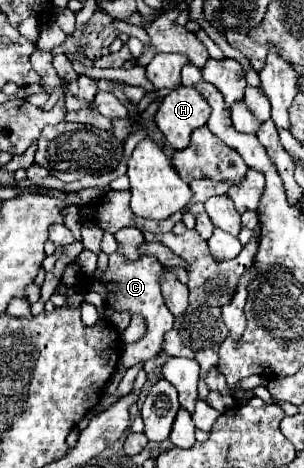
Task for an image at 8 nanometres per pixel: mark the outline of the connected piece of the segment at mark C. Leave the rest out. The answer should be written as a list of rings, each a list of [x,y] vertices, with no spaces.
[[[115,251],[109,255],[109,269],[107,271],[97,267],[93,271],[93,275],[83,277],[83,281],[81,281],[87,291],[95,291],[101,295],[103,305],[107,309],[111,309],[115,313],[127,311],[129,315],[141,315],[145,319],[147,333],[139,341],[135,341],[123,349],[123,363],[127,367],[133,367],[137,363],[145,363],[151,357],[159,355],[163,351],[165,333],[173,329],[173,315],[169,313],[169,309],[163,301],[163,295],[161,295],[161,271],[163,271],[163,265],[155,257],[141,255],[141,259],[129,261],[129,259],[125,259],[125,255]]]

